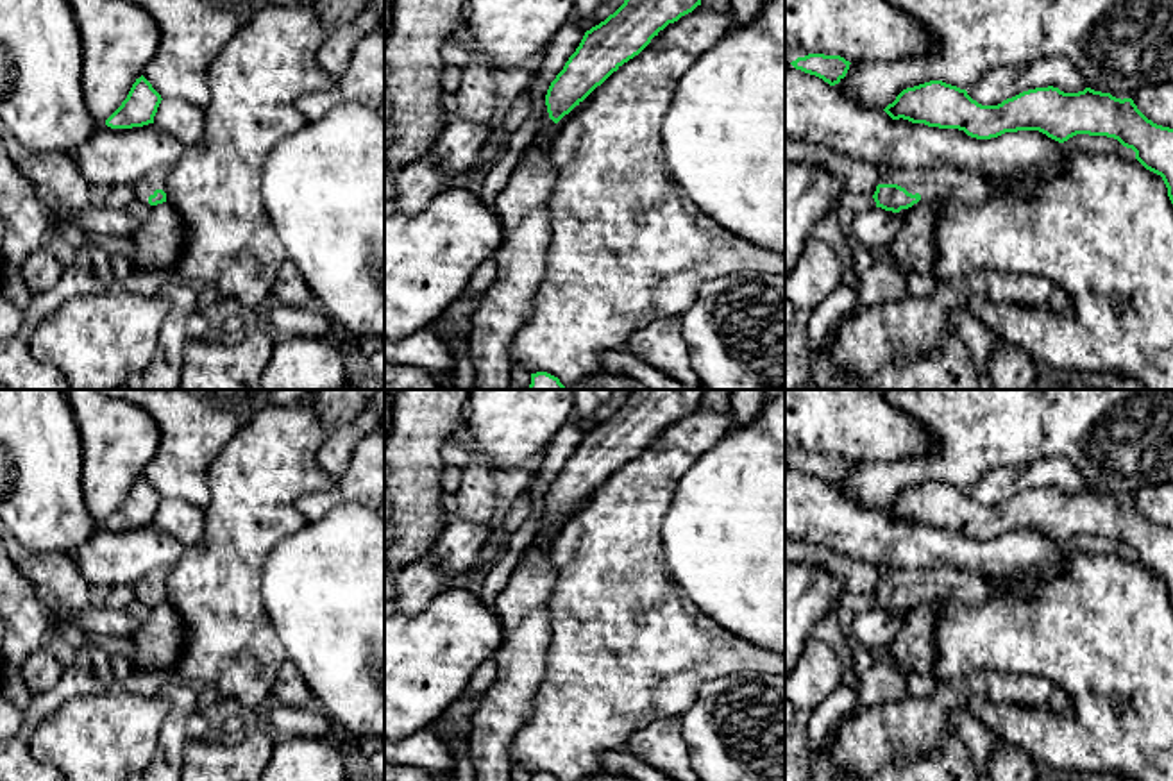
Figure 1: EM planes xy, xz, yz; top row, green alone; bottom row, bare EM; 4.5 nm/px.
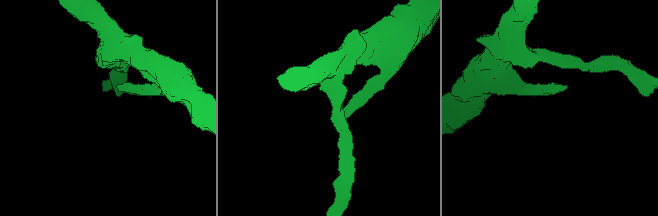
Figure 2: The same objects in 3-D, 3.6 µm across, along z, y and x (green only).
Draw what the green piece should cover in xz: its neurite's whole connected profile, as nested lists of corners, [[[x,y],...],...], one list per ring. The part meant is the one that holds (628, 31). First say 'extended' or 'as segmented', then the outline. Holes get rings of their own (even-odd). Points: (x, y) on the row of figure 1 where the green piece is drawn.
extended; [[[624,0],[604,21],[585,32],[579,46],[551,82],[547,111],[533,143],[499,193],[495,213],[504,239],[494,259],[497,277],[472,315],[467,338],[474,366],[472,390],[510,390],[510,345],[533,315],[545,275],[551,241],[549,197],[556,181],[551,161],[558,122],[624,63],[638,55],[660,30],[692,13],[701,0]]]

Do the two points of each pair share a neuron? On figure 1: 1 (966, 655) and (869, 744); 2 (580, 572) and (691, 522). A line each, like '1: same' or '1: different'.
1: different
2: different

